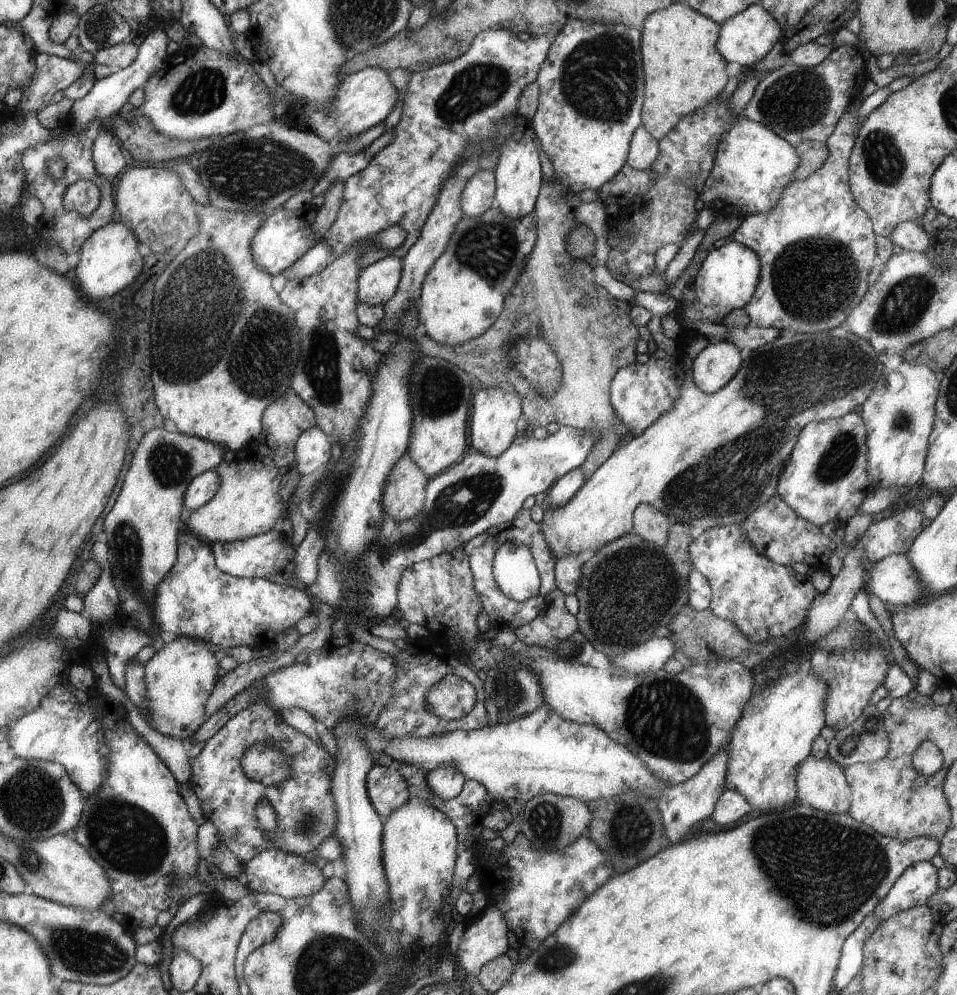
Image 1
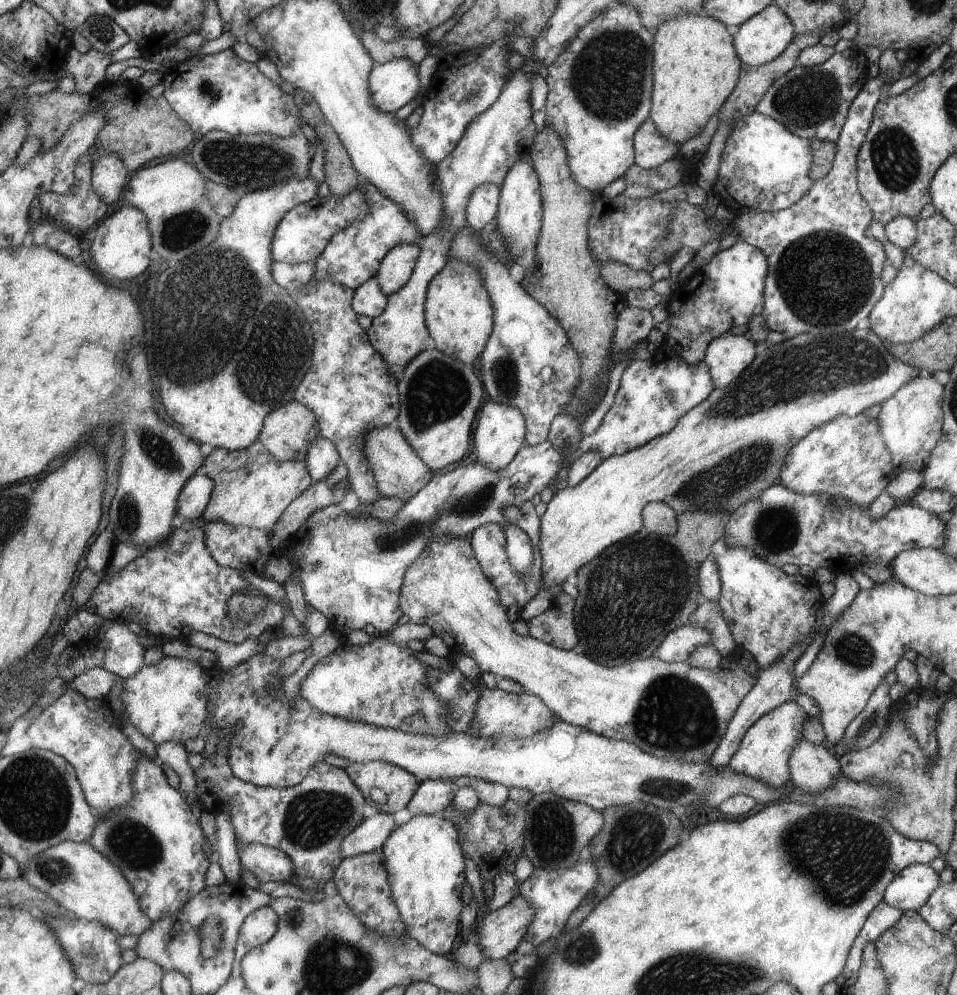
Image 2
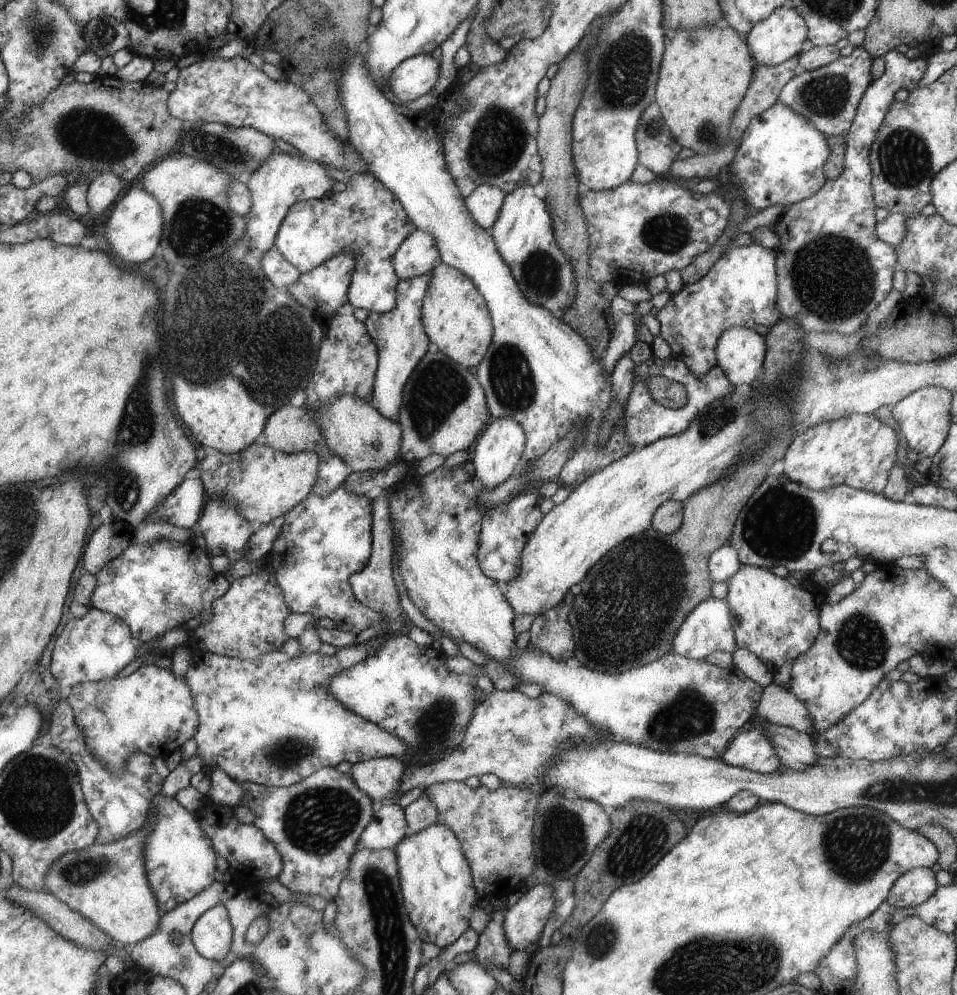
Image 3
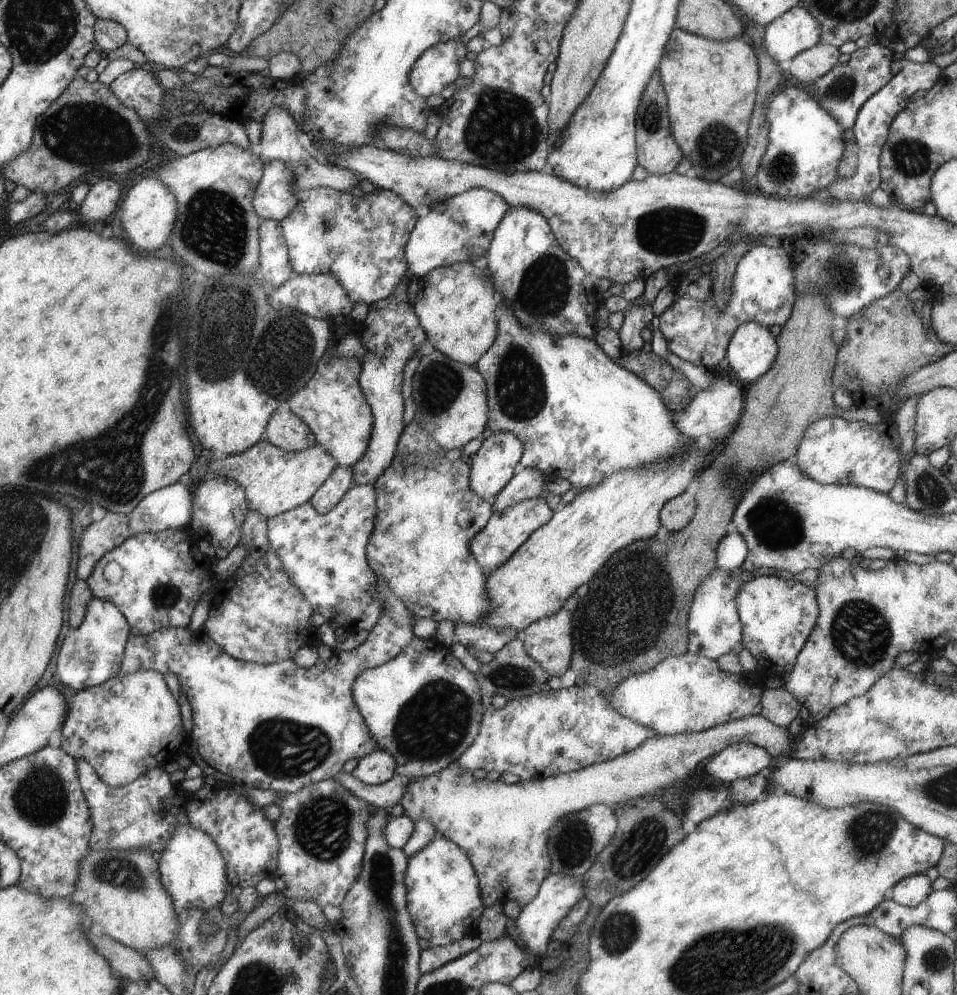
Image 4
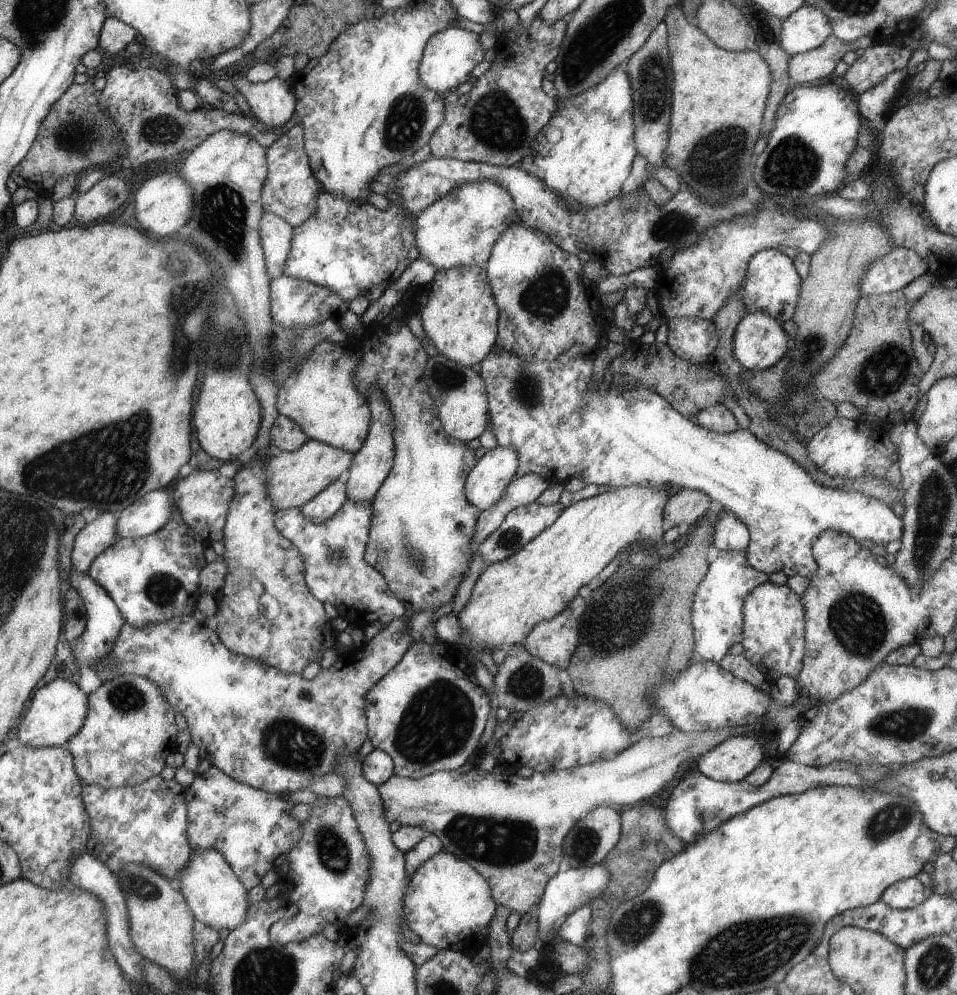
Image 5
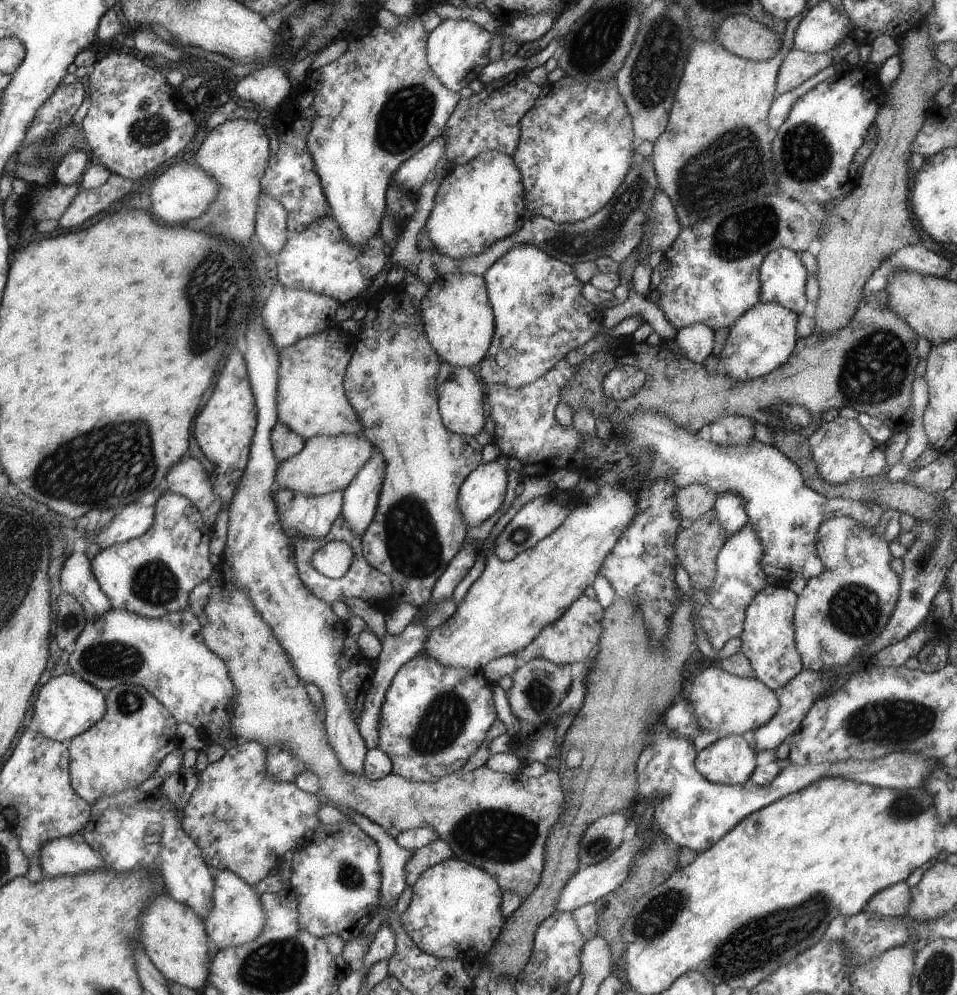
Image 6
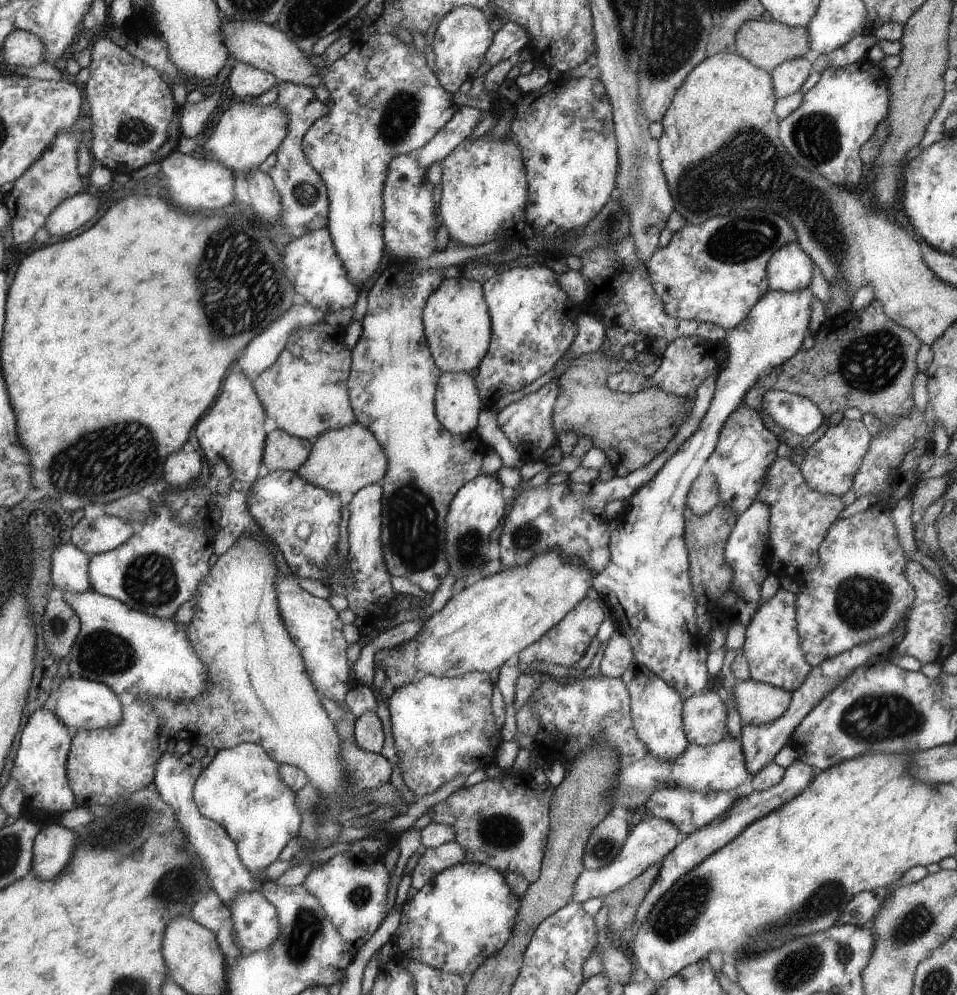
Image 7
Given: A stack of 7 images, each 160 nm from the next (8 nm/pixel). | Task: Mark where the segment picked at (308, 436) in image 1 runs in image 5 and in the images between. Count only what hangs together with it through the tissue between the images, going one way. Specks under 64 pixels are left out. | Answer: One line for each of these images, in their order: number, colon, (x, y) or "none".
2: (323, 457)
3: (333, 472)
4: (342, 479)
5: (325, 505)

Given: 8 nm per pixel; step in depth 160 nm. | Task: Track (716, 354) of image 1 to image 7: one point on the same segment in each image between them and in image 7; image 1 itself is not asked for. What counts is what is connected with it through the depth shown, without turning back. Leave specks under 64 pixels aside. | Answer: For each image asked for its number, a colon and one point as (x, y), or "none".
2: (727, 356)
3: (740, 351)
4: (752, 350)
5: (759, 342)
6: (764, 338)
7: (647, 587)

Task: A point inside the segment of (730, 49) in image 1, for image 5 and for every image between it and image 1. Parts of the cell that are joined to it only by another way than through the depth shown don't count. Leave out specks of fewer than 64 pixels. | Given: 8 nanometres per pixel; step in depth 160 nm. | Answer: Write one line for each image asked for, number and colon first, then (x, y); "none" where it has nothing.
2: (761, 39)
3: (784, 34)
4: (795, 31)
5: (806, 29)

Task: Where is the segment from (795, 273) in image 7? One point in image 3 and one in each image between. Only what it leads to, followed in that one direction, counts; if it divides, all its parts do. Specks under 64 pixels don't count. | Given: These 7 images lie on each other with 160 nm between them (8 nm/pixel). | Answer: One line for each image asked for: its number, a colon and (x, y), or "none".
3: (740, 290)
4: (763, 290)
5: (772, 284)
6: (783, 274)

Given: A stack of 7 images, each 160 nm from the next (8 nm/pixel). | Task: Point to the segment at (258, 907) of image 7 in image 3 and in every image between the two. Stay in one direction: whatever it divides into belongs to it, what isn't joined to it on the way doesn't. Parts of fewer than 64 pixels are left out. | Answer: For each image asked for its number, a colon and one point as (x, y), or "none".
3: (180, 859)
4: (195, 874)
5: (218, 898)
6: (237, 916)

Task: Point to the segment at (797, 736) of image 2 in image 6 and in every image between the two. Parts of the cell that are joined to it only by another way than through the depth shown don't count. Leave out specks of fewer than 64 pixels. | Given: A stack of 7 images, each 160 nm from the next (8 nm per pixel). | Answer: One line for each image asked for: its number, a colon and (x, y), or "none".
3: (751, 749)
4: (737, 761)
5: (732, 760)
6: (730, 760)

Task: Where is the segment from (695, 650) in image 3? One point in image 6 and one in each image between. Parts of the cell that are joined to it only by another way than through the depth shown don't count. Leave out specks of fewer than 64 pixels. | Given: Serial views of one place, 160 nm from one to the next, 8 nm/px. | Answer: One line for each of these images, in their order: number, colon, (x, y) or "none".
4: (714, 629)
5: (717, 612)
6: (740, 577)

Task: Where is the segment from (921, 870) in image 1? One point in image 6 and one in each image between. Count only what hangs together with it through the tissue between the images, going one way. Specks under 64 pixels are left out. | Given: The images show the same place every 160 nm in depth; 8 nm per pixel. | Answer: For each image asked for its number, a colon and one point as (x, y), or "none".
2: (911, 889)
3: (914, 887)
4: (912, 890)
5: (905, 894)
6: (894, 901)

